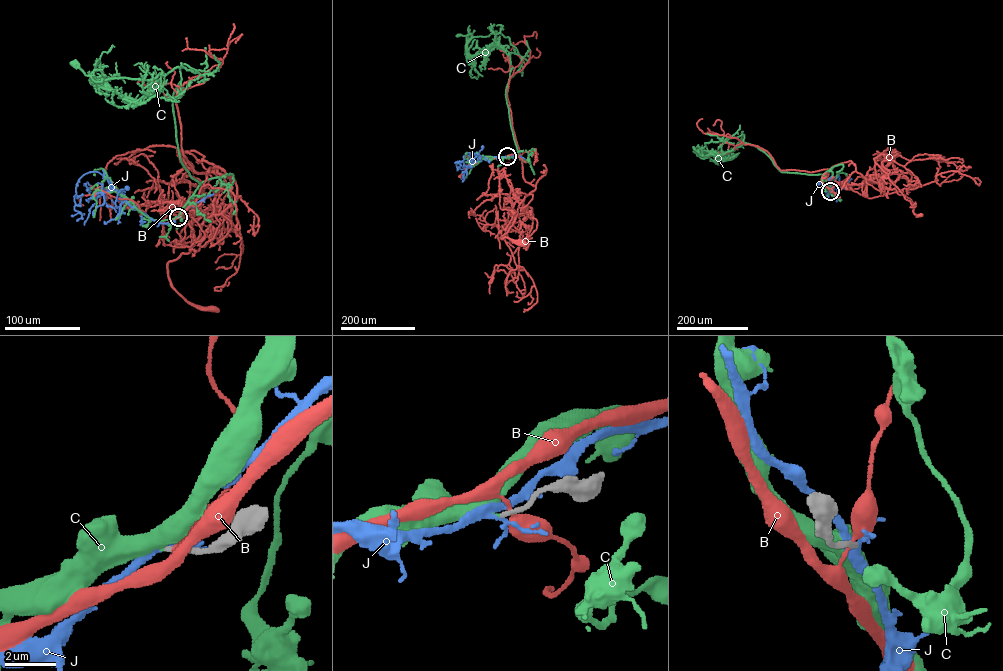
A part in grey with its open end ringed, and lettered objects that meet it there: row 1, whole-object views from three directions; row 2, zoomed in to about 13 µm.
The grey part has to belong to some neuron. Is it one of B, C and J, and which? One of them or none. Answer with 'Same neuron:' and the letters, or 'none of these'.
Same neuron: C

